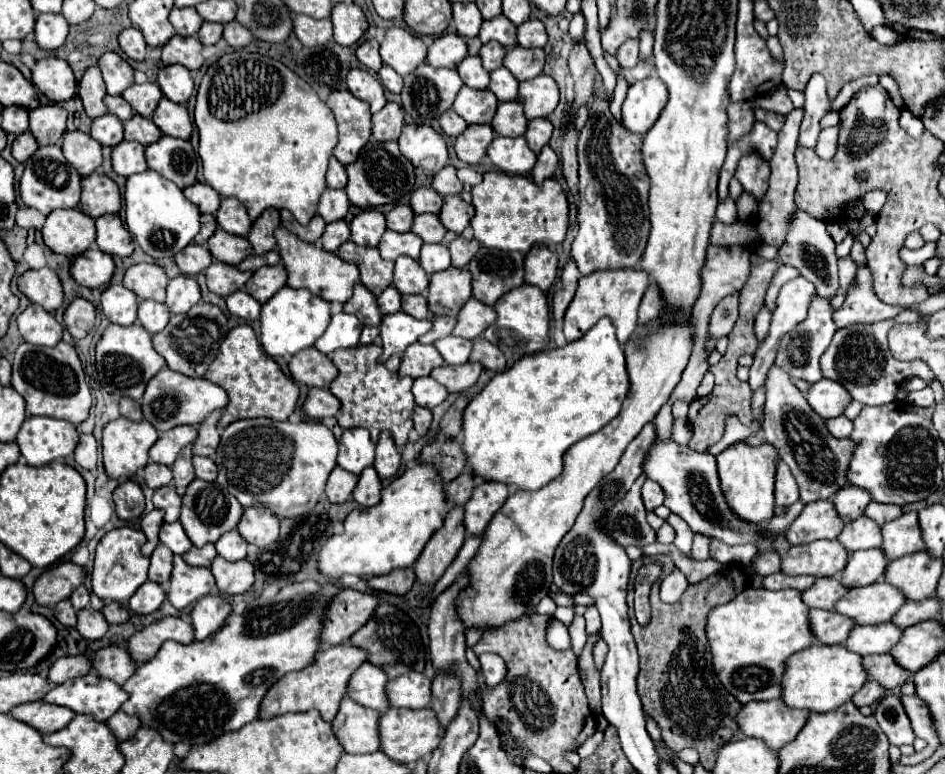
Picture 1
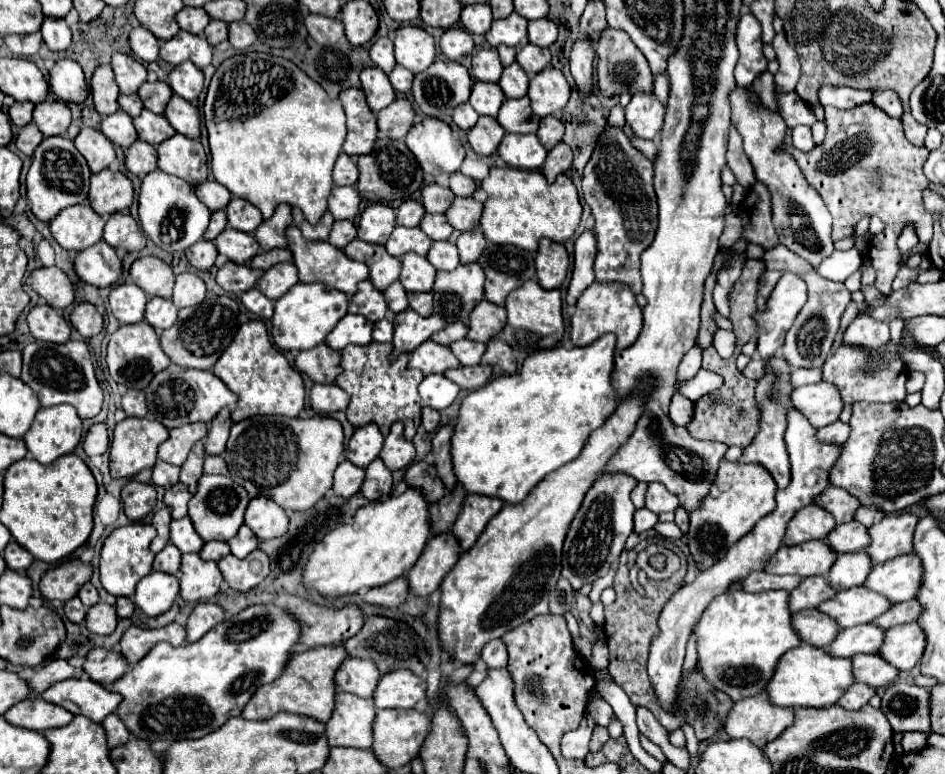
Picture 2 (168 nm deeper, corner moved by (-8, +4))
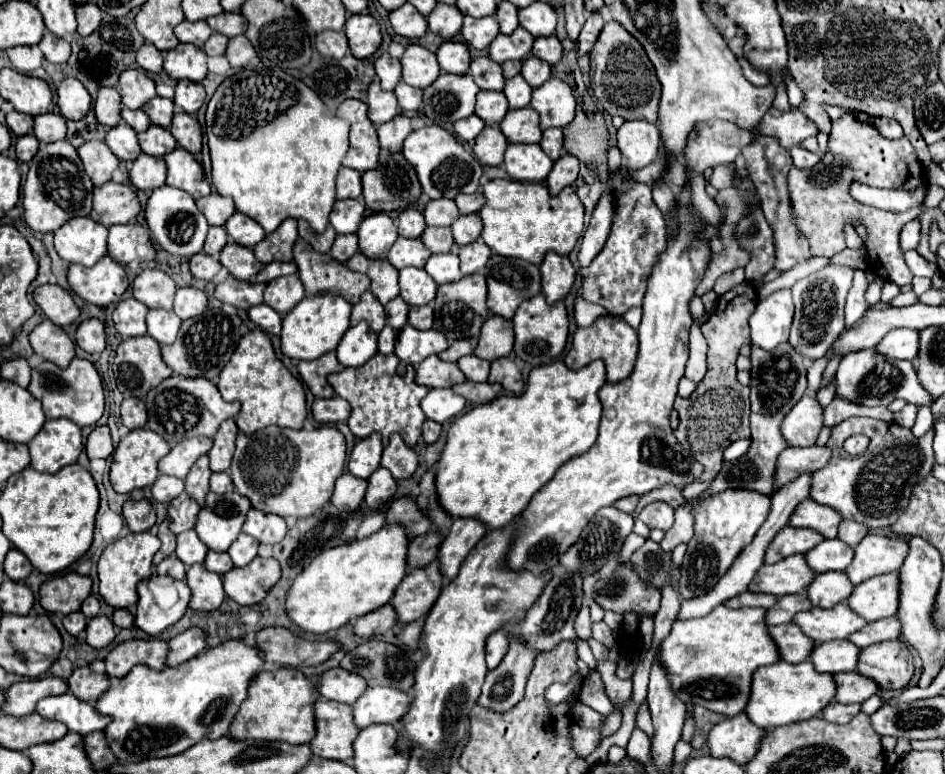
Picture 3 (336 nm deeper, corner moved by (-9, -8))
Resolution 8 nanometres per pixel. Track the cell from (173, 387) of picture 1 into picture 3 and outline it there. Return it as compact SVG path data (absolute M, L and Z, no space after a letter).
M172 373L170 379L162 381L152 391L148 391L146 407L148 407L148 429L152 429L154 433L164 437L170 445L176 445L184 439L198 437L198 435L214 437L220 423L230 417L234 419L240 411L238 401L234 401L234 403L224 401L220 397L218 387L212 381L208 381L204 377L190 379L190 377L182 377L176 373Z

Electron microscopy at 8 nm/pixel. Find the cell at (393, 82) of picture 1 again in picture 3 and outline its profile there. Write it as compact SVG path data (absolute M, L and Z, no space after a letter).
M400 81L394 89L394 95L398 97L398 105L402 107L402 111L416 111L422 103L422 91L414 89L410 85L406 85L404 81Z

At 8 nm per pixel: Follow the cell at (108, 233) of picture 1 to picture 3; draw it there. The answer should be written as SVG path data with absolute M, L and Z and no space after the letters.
M126 223L126 225L114 225L110 227L108 235L108 255L120 263L126 265L130 261L148 263L154 259L156 251L150 243L150 237L146 229L138 223Z

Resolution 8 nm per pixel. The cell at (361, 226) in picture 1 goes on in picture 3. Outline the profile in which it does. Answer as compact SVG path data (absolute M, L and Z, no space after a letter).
M372 213L358 229L360 251L370 259L386 259L396 237L398 229L388 213Z

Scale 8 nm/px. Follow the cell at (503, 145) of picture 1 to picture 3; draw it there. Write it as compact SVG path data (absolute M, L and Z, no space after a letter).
M508 145L504 169L516 181L544 181L552 169L552 159L540 145Z

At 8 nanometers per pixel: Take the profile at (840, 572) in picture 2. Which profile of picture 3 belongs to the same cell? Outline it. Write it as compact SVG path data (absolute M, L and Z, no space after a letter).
M846 571L836 573L822 573L818 575L810 587L808 597L814 603L814 607L834 607L840 601L846 601L854 591L852 581L846 577Z

